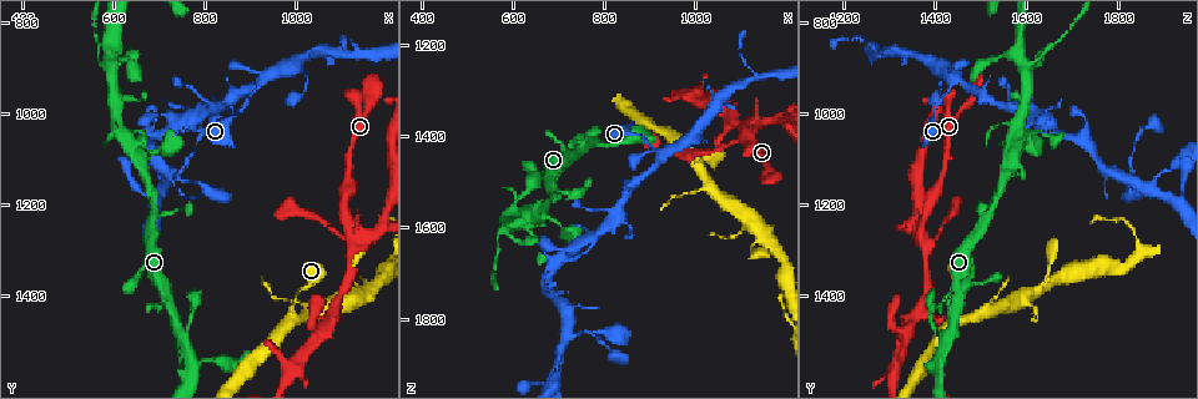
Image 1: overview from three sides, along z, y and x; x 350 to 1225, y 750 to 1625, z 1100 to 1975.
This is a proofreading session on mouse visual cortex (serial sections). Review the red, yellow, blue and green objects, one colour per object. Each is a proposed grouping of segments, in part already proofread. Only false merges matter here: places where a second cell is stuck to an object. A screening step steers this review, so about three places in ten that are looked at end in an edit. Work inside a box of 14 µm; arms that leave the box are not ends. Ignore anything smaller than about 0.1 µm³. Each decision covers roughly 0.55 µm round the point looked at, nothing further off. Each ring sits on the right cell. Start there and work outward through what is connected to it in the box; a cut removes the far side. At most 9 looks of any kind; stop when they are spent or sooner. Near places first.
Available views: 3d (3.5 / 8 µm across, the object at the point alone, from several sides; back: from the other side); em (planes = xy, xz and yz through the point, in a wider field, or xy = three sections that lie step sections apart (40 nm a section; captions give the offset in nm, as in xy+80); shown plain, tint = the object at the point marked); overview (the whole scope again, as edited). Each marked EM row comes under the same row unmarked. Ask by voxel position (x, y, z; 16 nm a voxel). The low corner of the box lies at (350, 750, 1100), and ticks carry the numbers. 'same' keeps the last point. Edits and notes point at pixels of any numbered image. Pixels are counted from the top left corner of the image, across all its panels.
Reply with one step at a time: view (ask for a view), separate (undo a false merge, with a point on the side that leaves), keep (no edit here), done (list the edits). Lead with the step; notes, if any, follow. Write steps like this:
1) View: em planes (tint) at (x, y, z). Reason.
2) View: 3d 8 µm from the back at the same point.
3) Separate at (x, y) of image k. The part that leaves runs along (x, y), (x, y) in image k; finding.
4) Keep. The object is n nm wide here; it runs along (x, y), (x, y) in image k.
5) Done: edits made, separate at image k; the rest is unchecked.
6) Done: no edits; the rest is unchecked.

View: 3d 3.5 µm at (1135, 1275, 1370). Four or more arms meet.

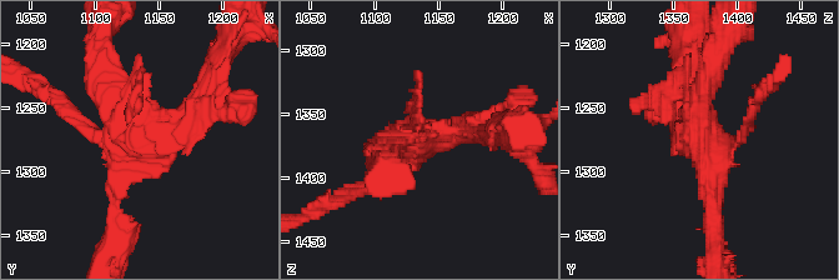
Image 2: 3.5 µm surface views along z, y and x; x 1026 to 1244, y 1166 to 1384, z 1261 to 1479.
View: em xy step 5 (tint) at (1132, 1272, 1372).

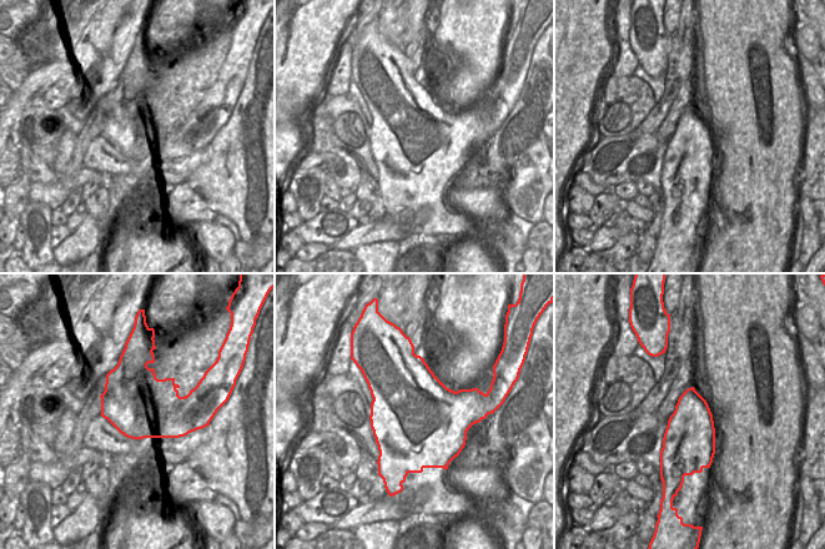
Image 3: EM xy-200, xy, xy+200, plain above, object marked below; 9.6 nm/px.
Keep. It runs along (100, 69), (135, 138), (116, 214) in image 2; all the same cell.

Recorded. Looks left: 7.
View: 3d 8 µm at (920, 930, 1440). Sharp bend.

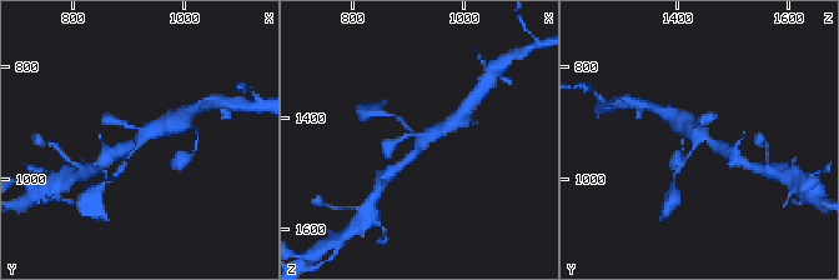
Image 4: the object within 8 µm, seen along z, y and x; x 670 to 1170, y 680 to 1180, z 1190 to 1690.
View: 3d 3.5 µm at (920, 935, 1440).

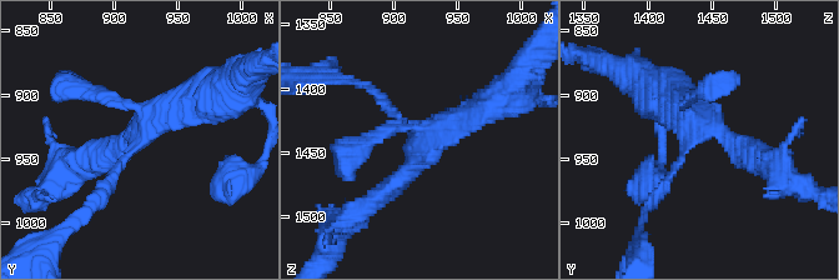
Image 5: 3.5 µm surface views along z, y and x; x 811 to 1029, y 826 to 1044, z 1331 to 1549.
View: em xy step 5 (tint) at (920, 932, 1438). Shape alone is not enough.

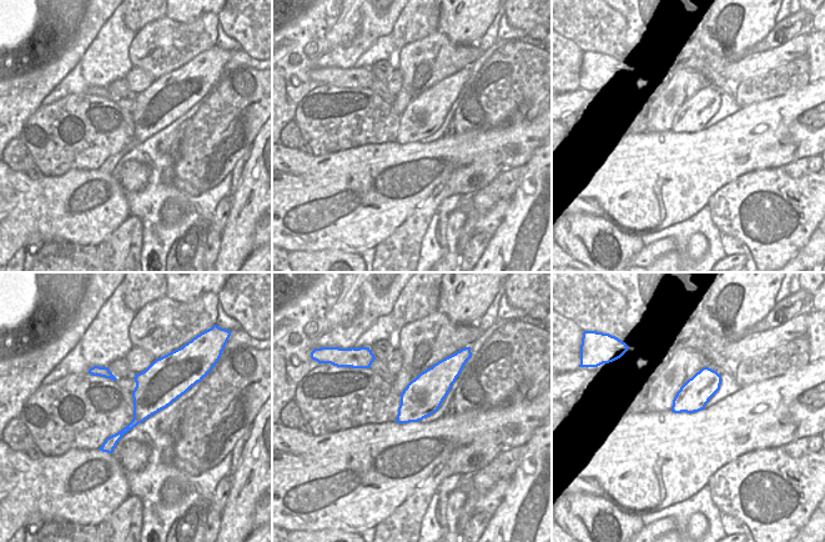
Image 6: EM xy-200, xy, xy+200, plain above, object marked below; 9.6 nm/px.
Keep. The object is 380 nm wide here; it runs along (656, 196), (701, 128), (752, 154) in image 5; all the same cell.

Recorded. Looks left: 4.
View: 3d 3.5 µm at (570, 885, 1620). Three arms meet.

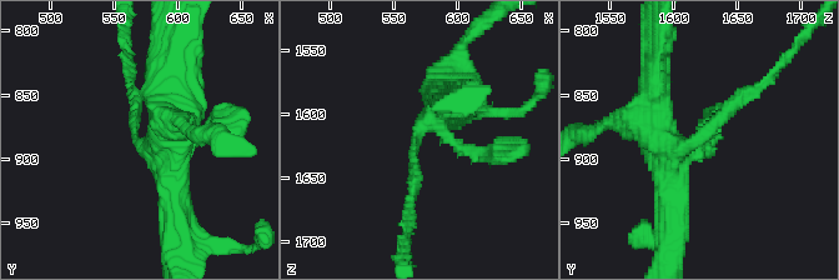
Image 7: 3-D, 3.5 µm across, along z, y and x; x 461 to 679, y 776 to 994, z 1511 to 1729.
View: em xy step 3 (tint) at (570, 890, 1616). Need the tissue.

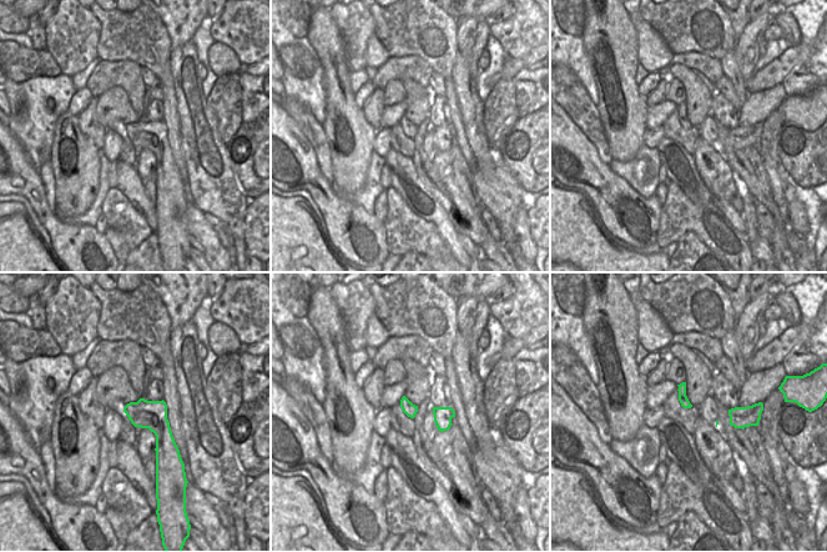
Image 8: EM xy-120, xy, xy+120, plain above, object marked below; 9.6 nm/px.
Keep. It runs along (672, 199), (674, 149), (752, 91) in image 7; all the same cell.

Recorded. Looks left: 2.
Done: no edits; the rest is unchecked.

